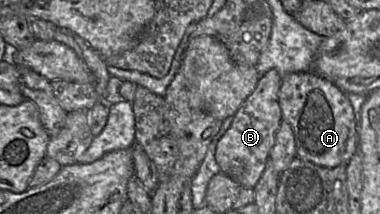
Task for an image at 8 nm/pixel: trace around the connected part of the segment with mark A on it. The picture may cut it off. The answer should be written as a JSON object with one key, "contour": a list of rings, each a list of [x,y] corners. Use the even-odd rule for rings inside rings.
{"contour":[[[313,72],[287,74],[283,77],[279,90],[279,105],[282,120],[287,122],[294,132],[297,157],[319,166],[334,168],[347,164],[358,152],[358,132],[352,104],[346,94],[328,80]]]}

